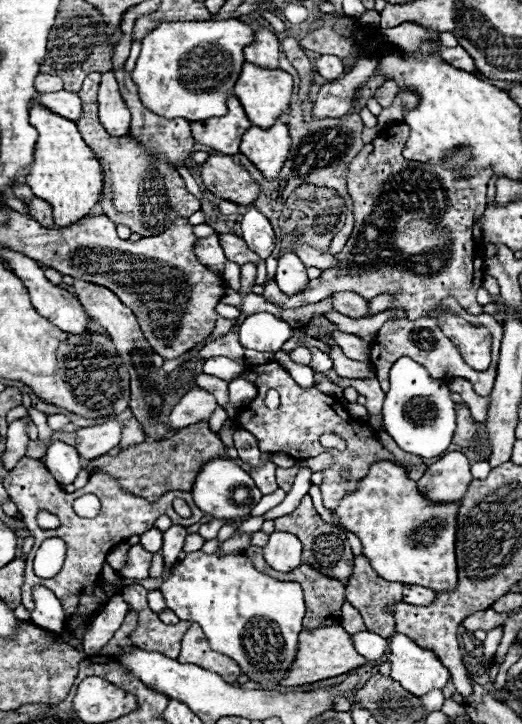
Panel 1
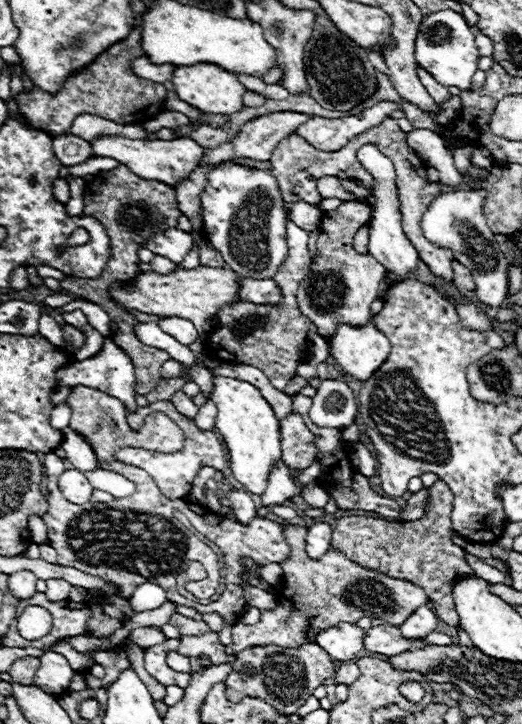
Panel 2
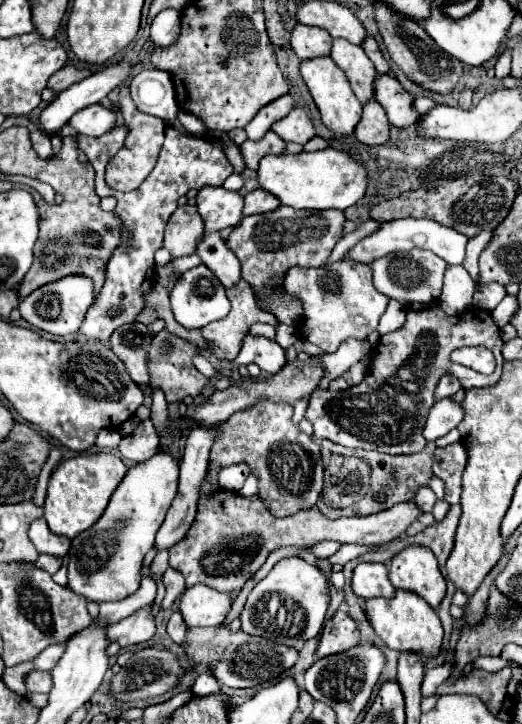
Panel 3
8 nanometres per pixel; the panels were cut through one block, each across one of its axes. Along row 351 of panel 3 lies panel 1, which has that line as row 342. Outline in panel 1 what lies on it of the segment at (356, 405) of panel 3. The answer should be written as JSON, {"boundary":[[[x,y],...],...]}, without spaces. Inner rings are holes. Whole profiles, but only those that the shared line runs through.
{"boundary":[[[452,304],[452,308],[456,308],[455,313],[464,318],[464,320],[472,322],[472,324],[476,324],[476,326],[486,326],[492,333],[494,341],[491,348],[491,362],[490,366],[488,366],[488,370],[478,372],[478,370],[470,368],[470,366],[464,362],[464,358],[462,358],[460,350],[456,348],[456,344],[442,334],[438,318],[434,318],[434,316],[424,316],[424,318],[420,318],[420,320],[416,320],[416,322],[410,322],[410,320],[406,320],[406,318],[404,318],[404,320],[402,320],[402,318],[394,318],[394,320],[388,320],[388,322],[380,328],[376,340],[372,342],[372,354],[370,354],[370,362],[374,364],[376,378],[378,378],[378,382],[380,382],[380,386],[382,386],[384,392],[386,392],[386,380],[388,380],[388,366],[392,366],[392,362],[396,362],[396,358],[400,358],[400,356],[412,356],[412,360],[420,362],[422,366],[426,366],[426,368],[430,370],[432,378],[448,378],[448,380],[466,378],[466,380],[472,382],[476,394],[488,396],[488,394],[492,392],[494,380],[496,380],[496,366],[498,366],[500,342],[502,342],[502,324],[498,324],[498,322],[494,320],[494,316],[490,316],[490,314],[472,316],[472,314],[464,312],[464,309],[458,306],[458,304]]]}

